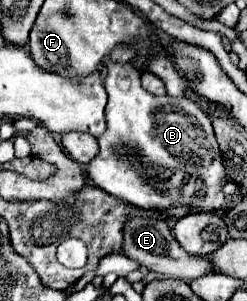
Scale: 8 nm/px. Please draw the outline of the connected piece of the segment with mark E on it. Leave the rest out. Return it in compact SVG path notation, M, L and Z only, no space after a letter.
M131 218L125 226L123 248L129 258L133 258L141 266L149 268L151 272L165 274L167 278L179 278L183 282L191 282L193 278L201 278L201 276L215 270L211 264L211 258L197 258L193 254L185 254L185 250L181 250L179 242L173 238L167 222L161 222L161 220Z

